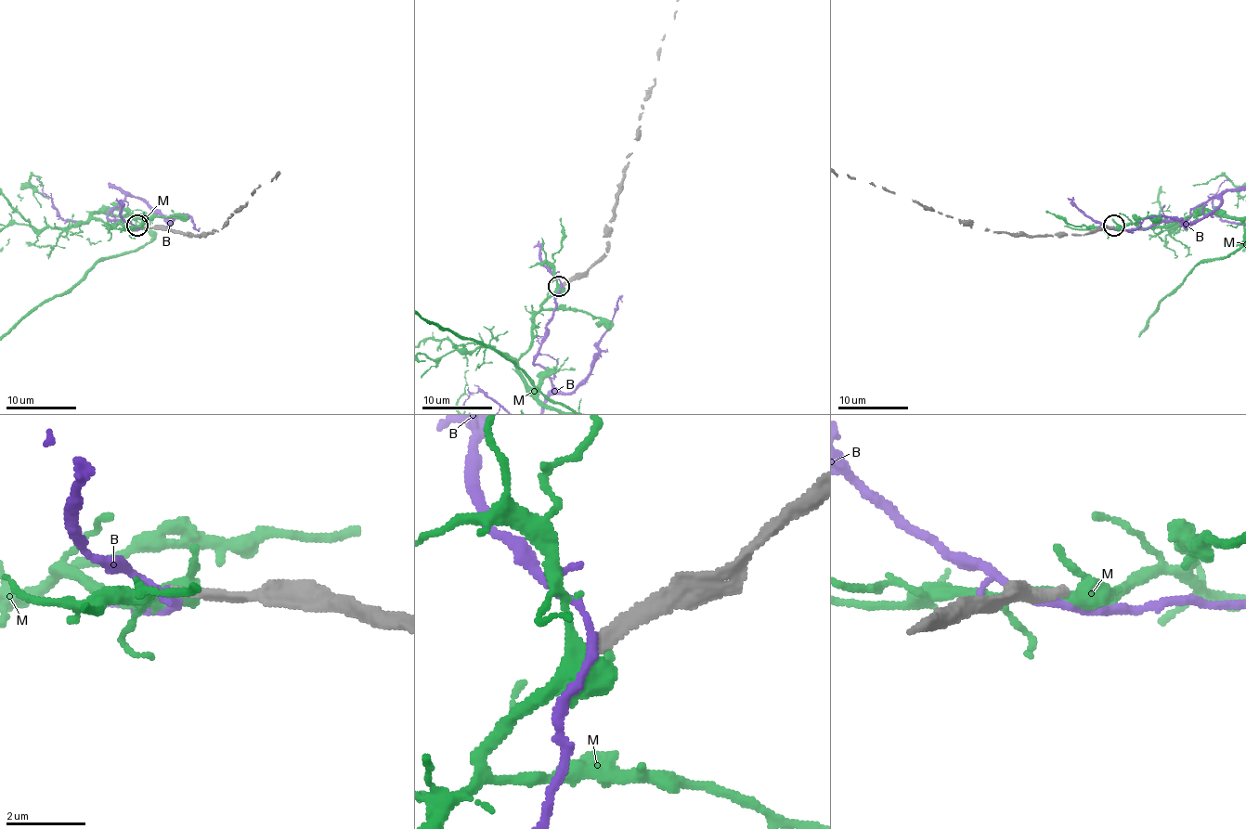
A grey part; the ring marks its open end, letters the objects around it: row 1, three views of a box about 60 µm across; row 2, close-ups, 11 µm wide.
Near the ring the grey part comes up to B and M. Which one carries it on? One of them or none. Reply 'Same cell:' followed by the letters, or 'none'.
Same cell: none

